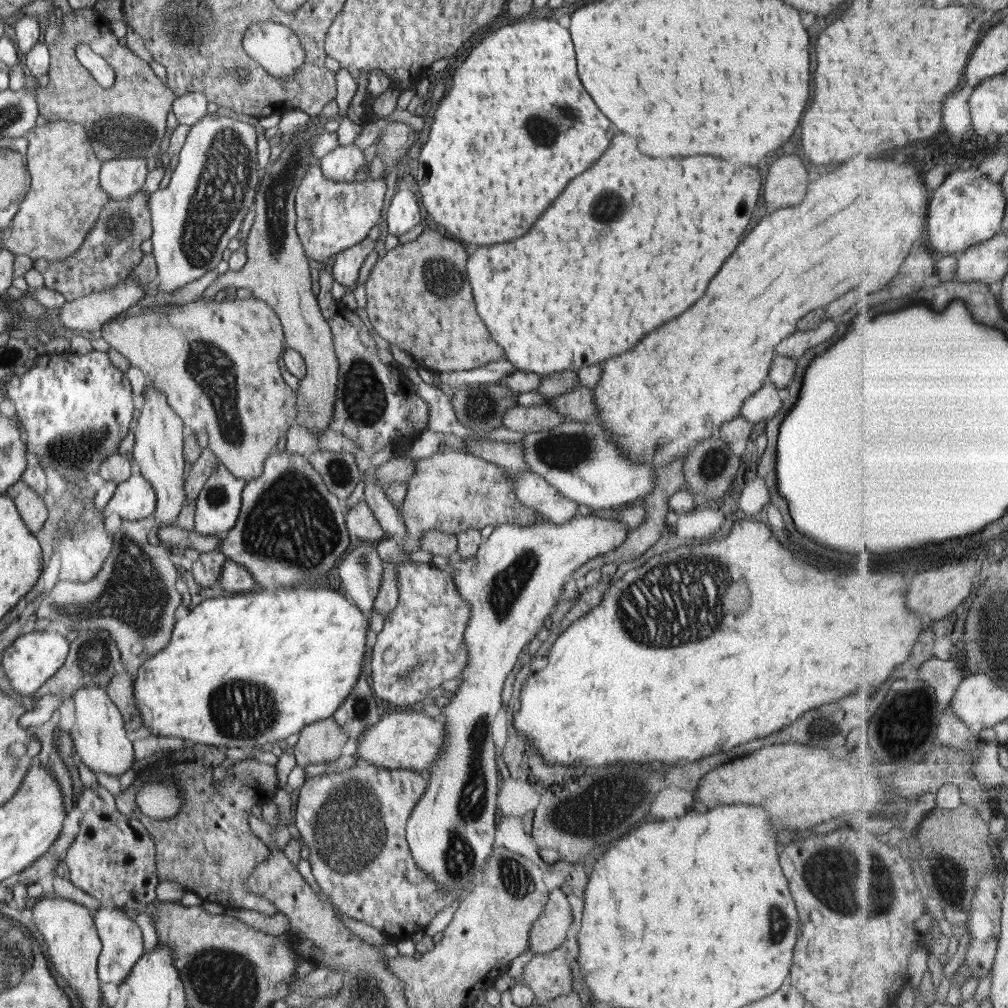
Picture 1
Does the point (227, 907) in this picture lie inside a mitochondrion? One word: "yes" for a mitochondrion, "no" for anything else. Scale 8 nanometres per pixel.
no

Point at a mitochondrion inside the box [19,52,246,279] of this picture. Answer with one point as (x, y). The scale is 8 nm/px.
(128, 134)

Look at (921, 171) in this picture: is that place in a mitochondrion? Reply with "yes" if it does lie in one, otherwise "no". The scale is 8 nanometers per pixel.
no

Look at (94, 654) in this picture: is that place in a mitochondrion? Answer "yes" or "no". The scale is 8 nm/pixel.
yes

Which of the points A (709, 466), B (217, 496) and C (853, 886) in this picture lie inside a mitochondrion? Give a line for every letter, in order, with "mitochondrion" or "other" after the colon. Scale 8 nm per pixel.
A: mitochondrion
B: mitochondrion
C: mitochondrion

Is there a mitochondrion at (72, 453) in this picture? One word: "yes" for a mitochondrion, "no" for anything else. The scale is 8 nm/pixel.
yes

